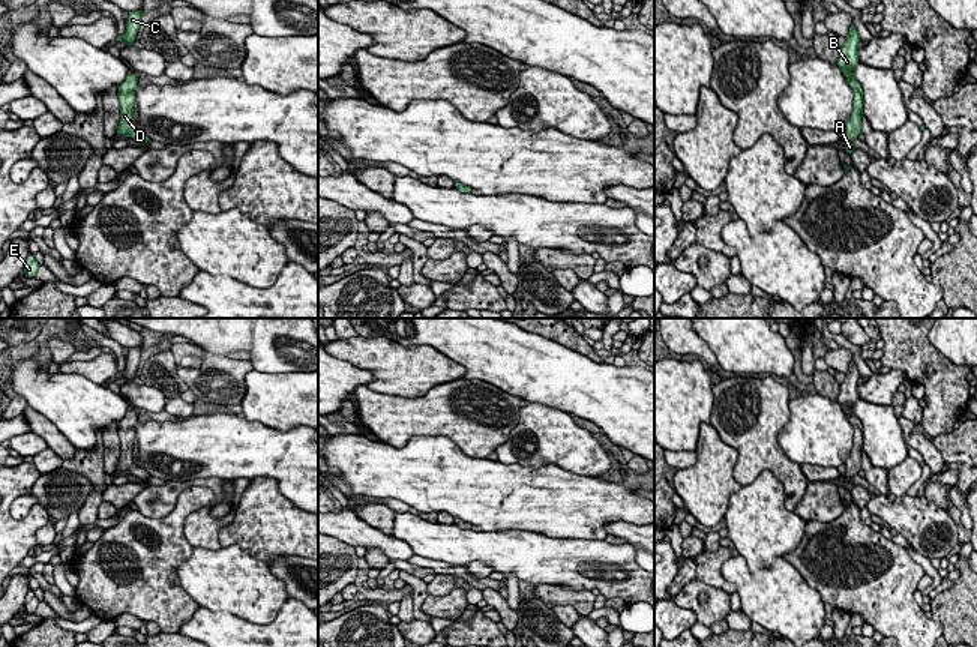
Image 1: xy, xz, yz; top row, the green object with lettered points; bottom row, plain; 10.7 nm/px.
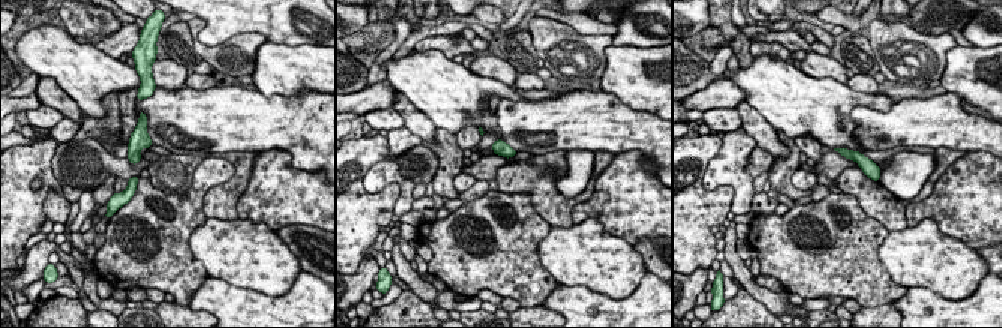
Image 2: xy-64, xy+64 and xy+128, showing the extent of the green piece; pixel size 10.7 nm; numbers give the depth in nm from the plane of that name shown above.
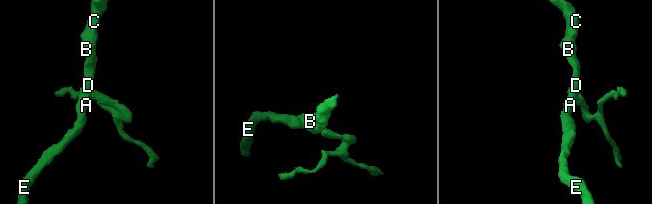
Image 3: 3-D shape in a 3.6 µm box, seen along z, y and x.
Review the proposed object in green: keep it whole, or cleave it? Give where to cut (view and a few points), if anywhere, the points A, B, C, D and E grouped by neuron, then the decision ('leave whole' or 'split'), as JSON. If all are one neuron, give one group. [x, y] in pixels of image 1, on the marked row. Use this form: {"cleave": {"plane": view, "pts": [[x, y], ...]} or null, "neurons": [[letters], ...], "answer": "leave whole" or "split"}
{"cleave": null, "neurons": [["A", "B", "C", "D", "E"]], "answer": "leave whole"}

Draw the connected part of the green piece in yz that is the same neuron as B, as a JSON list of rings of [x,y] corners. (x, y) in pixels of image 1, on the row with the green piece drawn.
[[[855,26],[849,29],[848,36],[845,38],[845,44],[840,48],[840,56],[837,59],[837,66],[842,69],[842,72],[846,75],[846,83],[849,87],[854,90],[854,102],[852,102],[852,113],[851,117],[845,126],[846,135],[845,135],[845,143],[846,149],[845,152],[848,155],[852,153],[854,146],[852,141],[858,138],[861,134],[861,116],[863,116],[863,89],[861,84],[854,78],[852,69],[858,62],[858,42],[860,42],[860,35],[855,30]]]

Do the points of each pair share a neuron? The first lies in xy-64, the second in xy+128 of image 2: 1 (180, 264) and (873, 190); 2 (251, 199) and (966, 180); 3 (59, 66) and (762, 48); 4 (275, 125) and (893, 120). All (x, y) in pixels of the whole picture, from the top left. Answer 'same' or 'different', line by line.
1: different
2: same
3: different
4: same

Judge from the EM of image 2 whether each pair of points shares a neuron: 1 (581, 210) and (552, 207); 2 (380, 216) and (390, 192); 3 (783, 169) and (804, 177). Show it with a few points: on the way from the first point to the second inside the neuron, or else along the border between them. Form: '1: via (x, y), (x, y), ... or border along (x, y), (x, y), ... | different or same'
1: border along (594, 181), (594, 190), (572, 208), (572, 223) | different
2: via (380, 210), (380, 204), (386, 198) | same
3: border along (798, 166), (791, 183), (795, 187), (809, 190) | different

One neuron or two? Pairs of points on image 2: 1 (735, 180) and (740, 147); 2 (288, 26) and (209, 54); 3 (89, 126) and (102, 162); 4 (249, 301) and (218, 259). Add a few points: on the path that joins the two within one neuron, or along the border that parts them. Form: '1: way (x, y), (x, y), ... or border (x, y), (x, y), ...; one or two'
1: way (735, 172), (735, 155); one
2: border (267, 39), (260, 33), (242, 32), (227, 41); two
3: border (74, 138), (93, 138), (96, 141); two
4: border (209, 274), (273, 297); two

